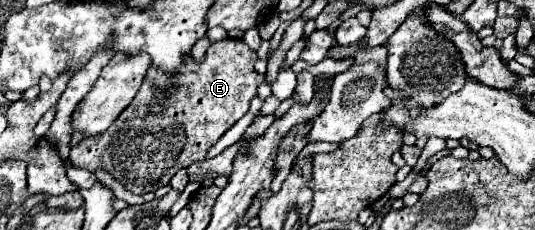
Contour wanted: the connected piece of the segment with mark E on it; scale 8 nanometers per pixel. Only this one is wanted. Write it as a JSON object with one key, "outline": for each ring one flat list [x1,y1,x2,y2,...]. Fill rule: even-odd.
{"outline":[[226,38,210,44,202,64,196,64,192,58,186,60,180,70,180,86,164,104,154,102,152,86,162,88,172,78,160,70,148,70,132,104,106,132,84,138,76,144,70,150,70,160,90,172,98,166,108,170,134,194,142,196,158,190,168,184,178,170,192,162,206,160,208,150,220,140,220,136,248,112,256,88,264,82,264,76,254,70,256,60,256,52,242,40]]}

